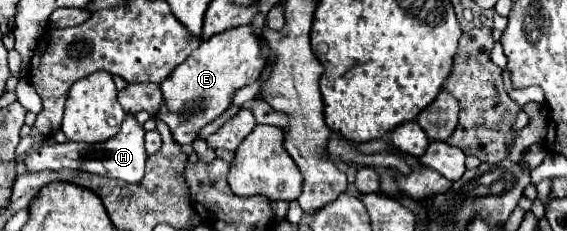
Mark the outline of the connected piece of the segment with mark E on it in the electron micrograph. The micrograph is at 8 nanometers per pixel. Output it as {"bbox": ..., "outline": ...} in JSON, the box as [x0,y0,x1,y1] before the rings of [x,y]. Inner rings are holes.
{"bbox":[156,25,264,145],"outline":[[[242,25],[238,29],[228,29],[202,41],[200,47],[180,63],[170,77],[160,85],[164,103],[156,113],[156,119],[164,121],[176,143],[188,145],[196,139],[200,129],[222,115],[232,103],[232,95],[258,79],[262,71],[264,59],[260,55],[260,39],[252,33],[250,25]]]}

